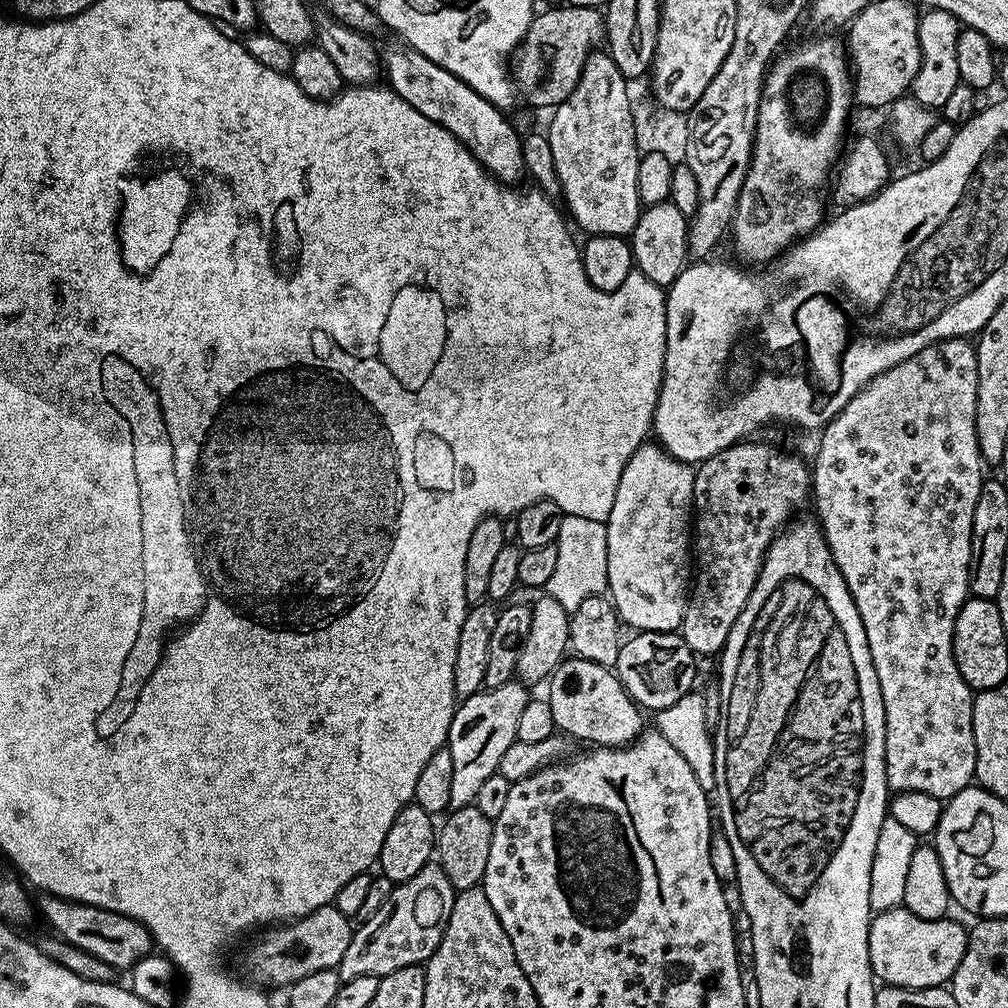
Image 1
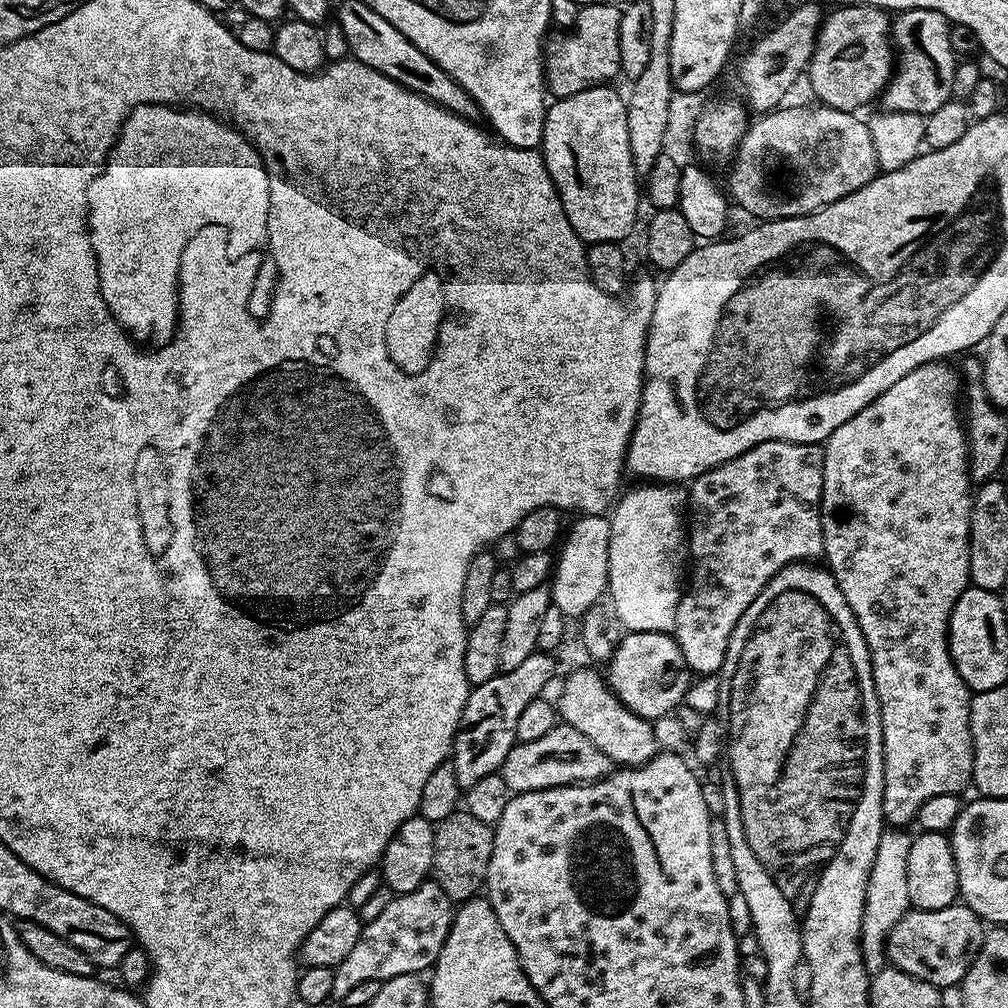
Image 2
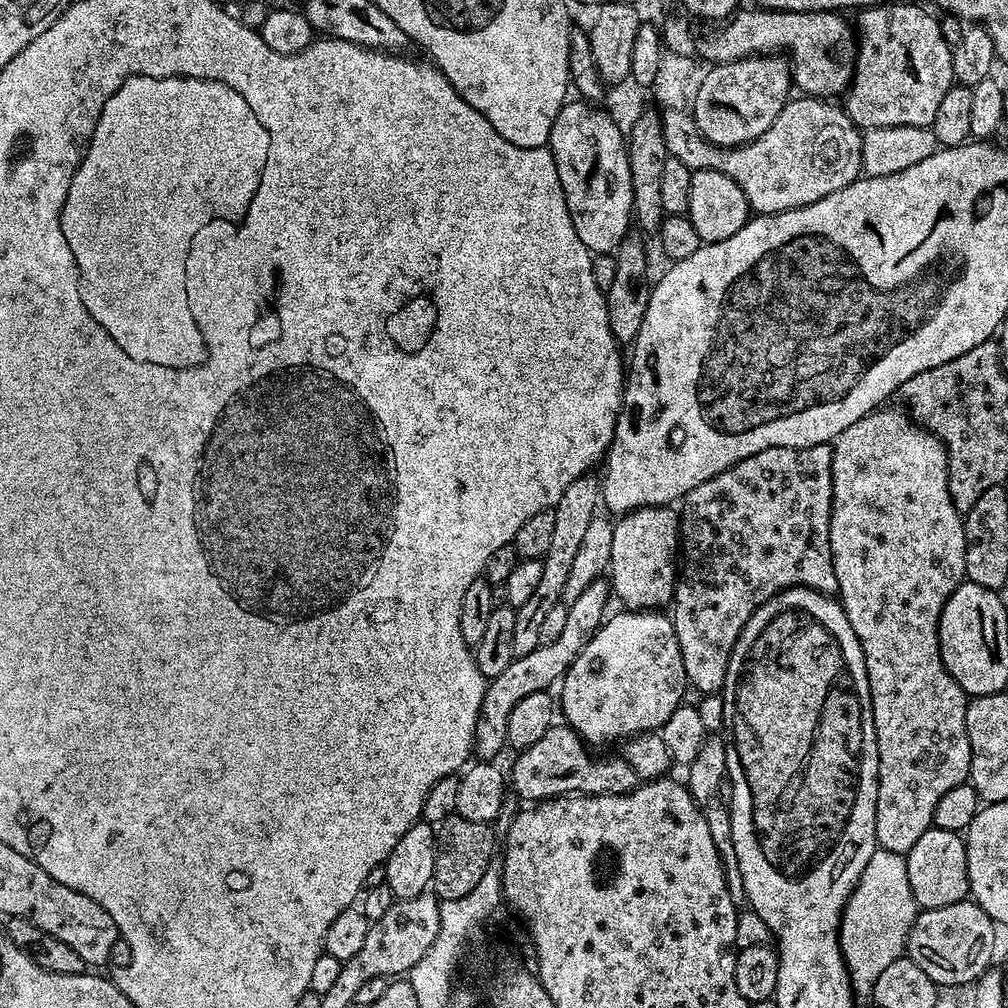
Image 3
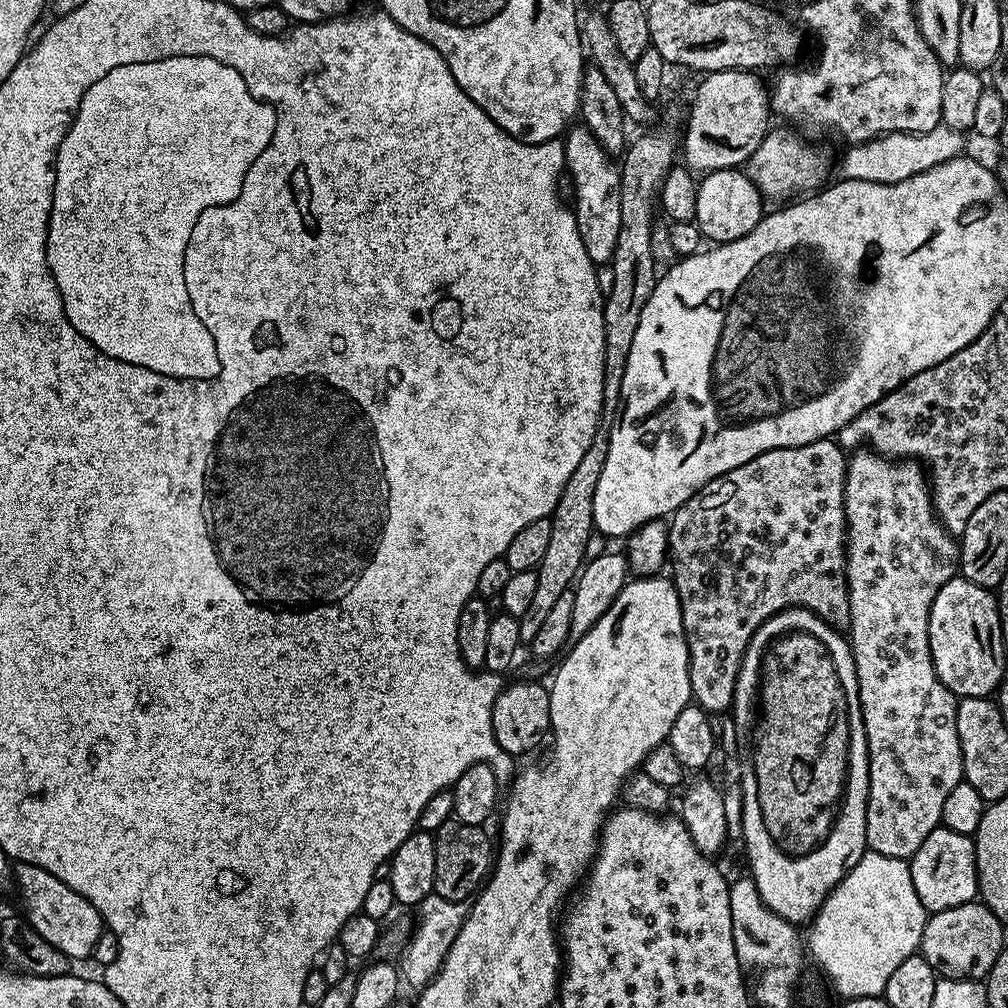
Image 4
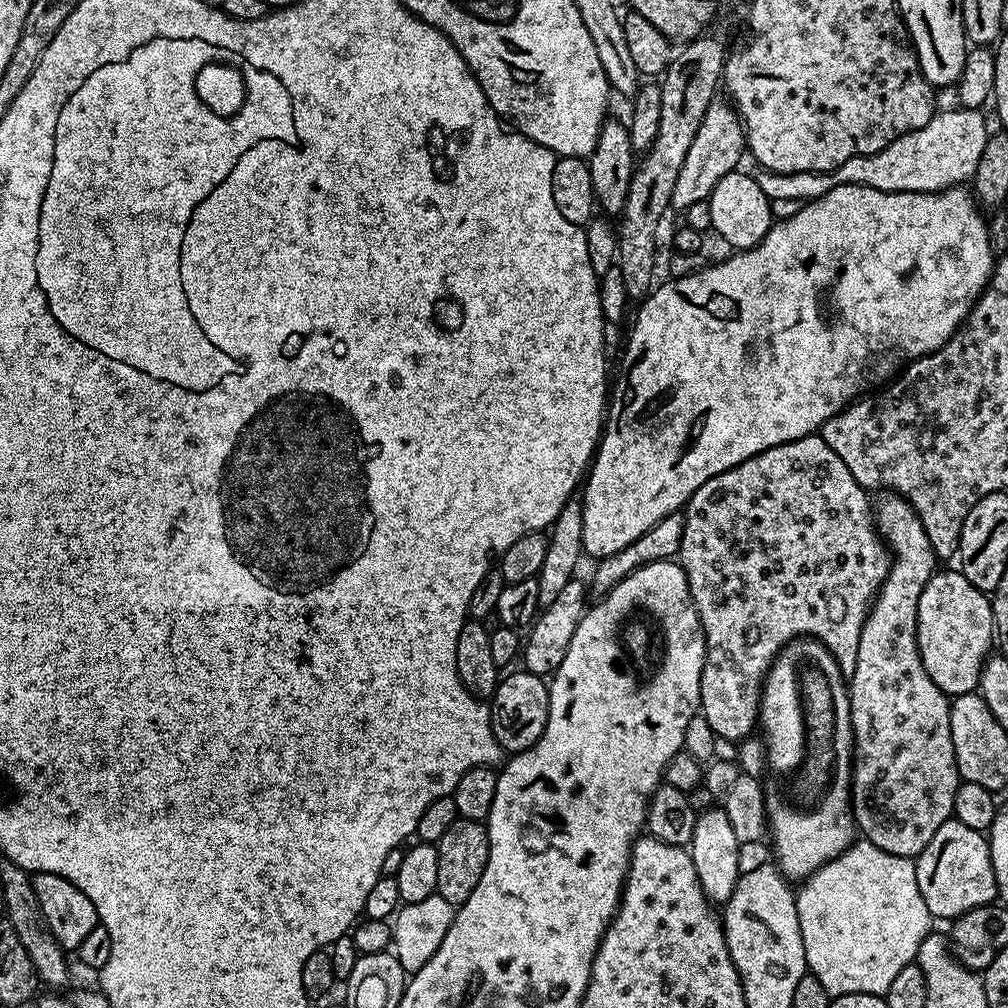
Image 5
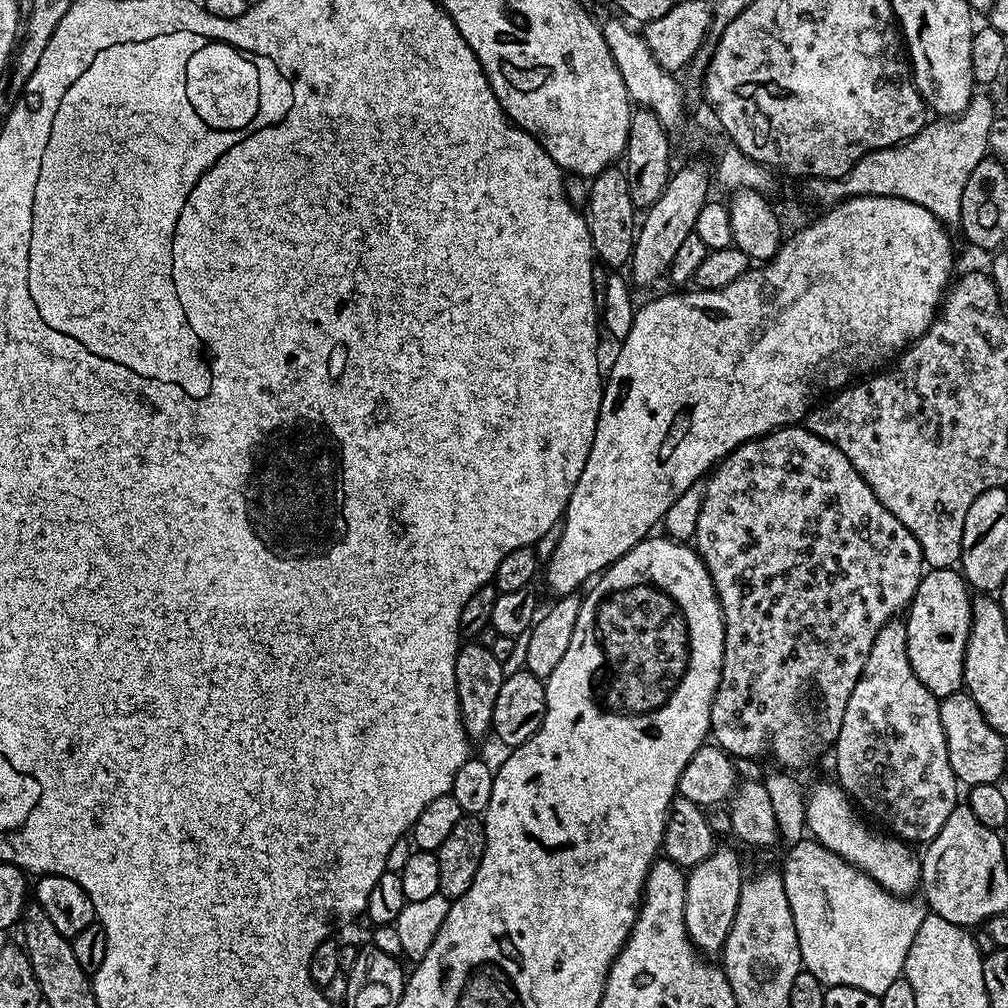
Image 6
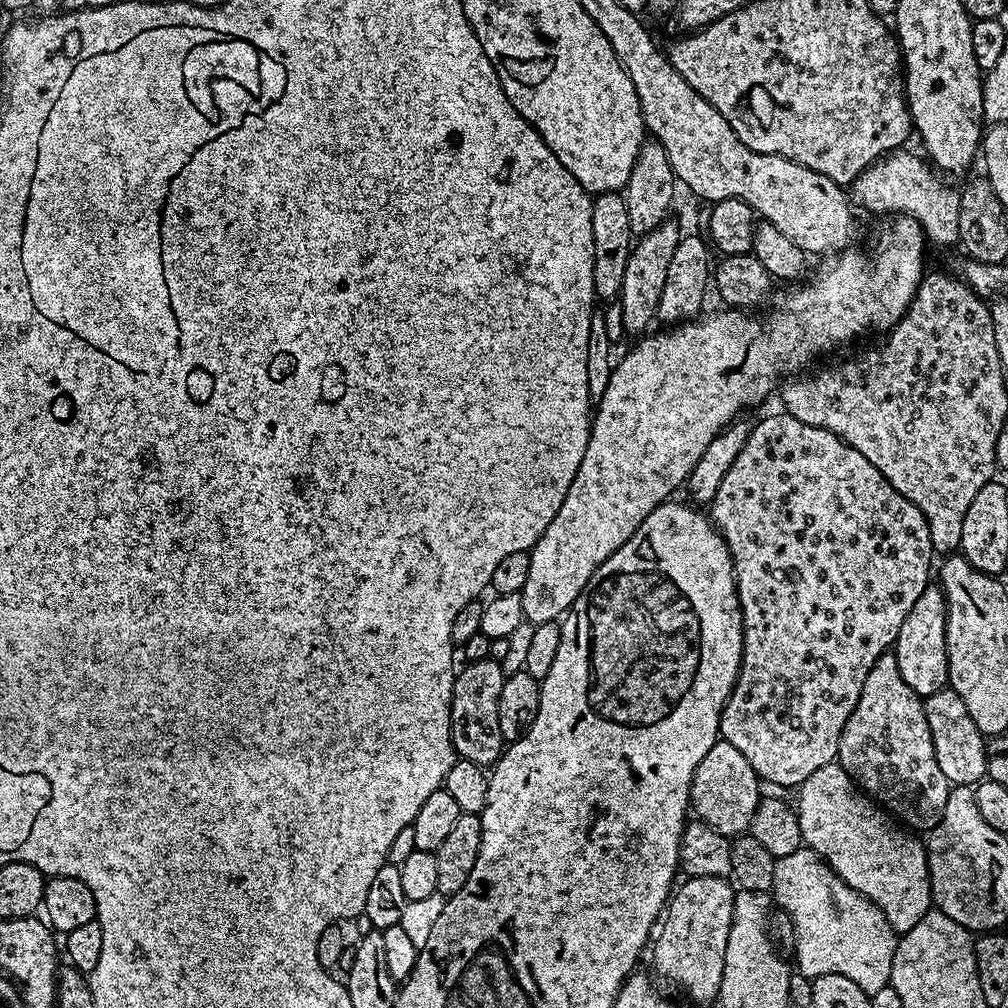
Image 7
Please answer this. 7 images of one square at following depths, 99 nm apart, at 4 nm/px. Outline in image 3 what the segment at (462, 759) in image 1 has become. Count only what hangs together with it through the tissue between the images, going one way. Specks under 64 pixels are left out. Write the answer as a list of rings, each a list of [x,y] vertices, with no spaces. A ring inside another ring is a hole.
[[[607,579],[591,582],[576,601],[568,604],[566,630],[562,630],[553,644],[541,644],[530,654],[517,656],[510,662],[510,666],[506,666],[506,670],[502,670],[502,674],[498,674],[498,678],[488,681],[488,689],[480,707],[480,720],[476,723],[474,752],[477,757],[496,758],[500,747],[503,749],[506,744],[506,722],[510,722],[510,710],[514,710],[514,706],[518,706],[518,702],[526,698],[526,694],[551,689],[551,684],[555,680],[557,683],[564,676],[576,661],[577,654],[588,645],[589,638],[600,629],[606,616],[604,607],[608,604],[608,596],[610,600],[610,584]]]

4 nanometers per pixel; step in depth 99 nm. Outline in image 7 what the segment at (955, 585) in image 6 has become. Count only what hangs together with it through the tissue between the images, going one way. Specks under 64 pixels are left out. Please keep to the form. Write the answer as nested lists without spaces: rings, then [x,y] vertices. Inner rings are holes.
[[[930,586],[922,590],[918,602],[906,614],[906,622],[898,630],[898,638],[894,645],[898,670],[921,698],[930,694],[938,694],[938,690],[948,687],[948,651],[946,650],[946,624],[948,603],[944,600],[944,590],[939,586]]]

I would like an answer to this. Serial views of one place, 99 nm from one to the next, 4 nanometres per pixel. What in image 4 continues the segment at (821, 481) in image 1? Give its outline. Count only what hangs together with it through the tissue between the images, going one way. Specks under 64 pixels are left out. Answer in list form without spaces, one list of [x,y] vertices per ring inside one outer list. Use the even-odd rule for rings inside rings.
[[[856,450],[847,457],[846,482],[844,483],[844,513],[846,514],[846,574],[848,575],[848,593],[850,594],[850,622],[847,631],[852,632],[850,643],[852,657],[858,674],[858,698],[862,706],[862,718],[868,743],[868,801],[866,802],[866,842],[871,851],[886,854],[890,858],[908,860],[926,842],[926,838],[935,828],[941,827],[942,805],[950,790],[964,780],[962,766],[962,746],[958,742],[956,725],[956,706],[958,697],[938,678],[930,654],[930,606],[938,598],[938,590],[946,586],[958,572],[958,544],[952,535],[940,524],[932,505],[930,480],[925,469],[919,463],[908,458],[889,458],[877,456],[871,450]]]

